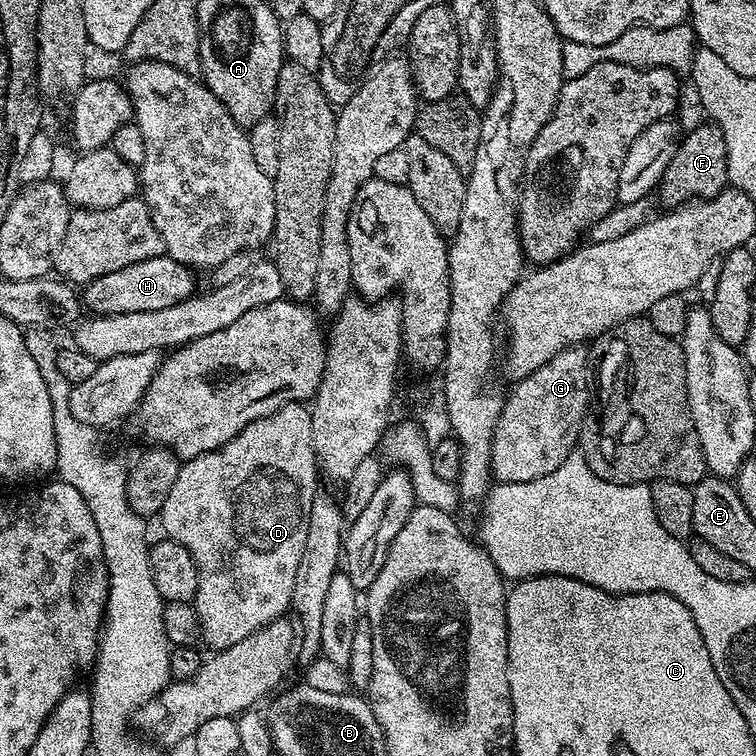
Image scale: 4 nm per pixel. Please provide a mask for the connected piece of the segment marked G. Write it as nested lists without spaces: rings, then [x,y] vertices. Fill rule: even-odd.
[[[583,347],[567,348],[546,366],[538,366],[525,380],[515,381],[513,390],[504,400],[490,450],[490,476],[502,484],[525,484],[542,478],[558,466],[577,447],[580,424],[584,421],[590,400],[588,356]]]

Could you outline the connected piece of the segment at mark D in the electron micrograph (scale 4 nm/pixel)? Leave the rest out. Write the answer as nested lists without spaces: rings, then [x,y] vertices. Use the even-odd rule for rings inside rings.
[[[300,402],[287,404],[266,418],[250,422],[233,440],[226,442],[223,448],[216,448],[213,452],[195,456],[192,460],[185,460],[181,463],[178,478],[174,478],[174,487],[170,489],[170,498],[166,498],[166,506],[160,512],[159,519],[164,520],[164,528],[168,531],[165,533],[182,546],[186,546],[196,563],[200,577],[198,578],[194,607],[200,623],[200,635],[203,643],[209,644],[209,649],[219,650],[234,646],[234,642],[242,642],[242,638],[246,638],[246,634],[254,634],[254,630],[270,623],[271,620],[281,619],[289,611],[294,594],[294,578],[298,574],[298,558],[302,558],[302,546],[306,546],[306,530],[310,522],[310,502],[314,502],[318,491],[316,476],[318,477],[318,467],[311,438],[311,414],[309,409]]]

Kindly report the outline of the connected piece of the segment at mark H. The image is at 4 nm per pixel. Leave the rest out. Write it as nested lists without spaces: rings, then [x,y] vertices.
[[[167,254],[151,256],[149,260],[134,262],[134,266],[126,266],[122,270],[114,270],[102,278],[93,280],[91,284],[83,289],[82,304],[84,302],[85,306],[89,308],[87,310],[89,313],[98,316],[134,314],[142,310],[162,310],[166,306],[174,306],[178,302],[188,299],[189,296],[197,291],[195,274],[197,275],[189,265],[175,260],[173,256]]]

